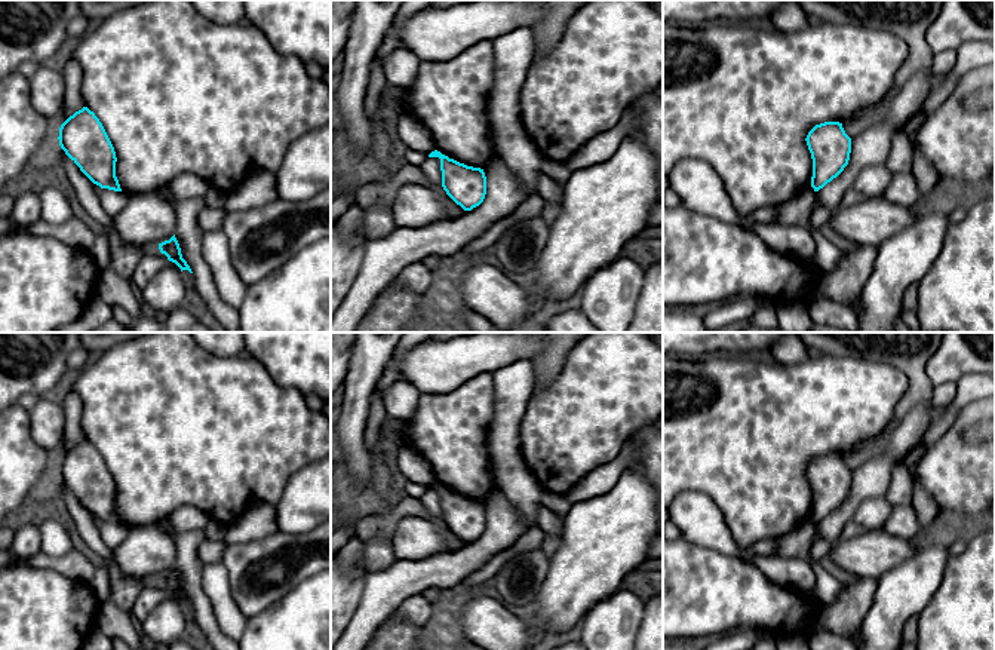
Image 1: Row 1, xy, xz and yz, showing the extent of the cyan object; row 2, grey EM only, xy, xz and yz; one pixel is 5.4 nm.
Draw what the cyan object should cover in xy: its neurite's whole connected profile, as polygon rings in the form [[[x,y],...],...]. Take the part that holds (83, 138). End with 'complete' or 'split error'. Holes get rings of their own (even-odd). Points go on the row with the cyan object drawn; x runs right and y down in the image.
[[[76,111],[59,128],[59,145],[80,171],[101,188],[122,191],[116,177],[114,147],[93,111]]]; complete

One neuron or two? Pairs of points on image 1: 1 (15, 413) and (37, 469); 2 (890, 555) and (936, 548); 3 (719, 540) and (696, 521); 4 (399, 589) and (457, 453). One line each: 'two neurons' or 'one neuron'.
1: one neuron
2: two neurons
3: one neuron
4: two neurons

